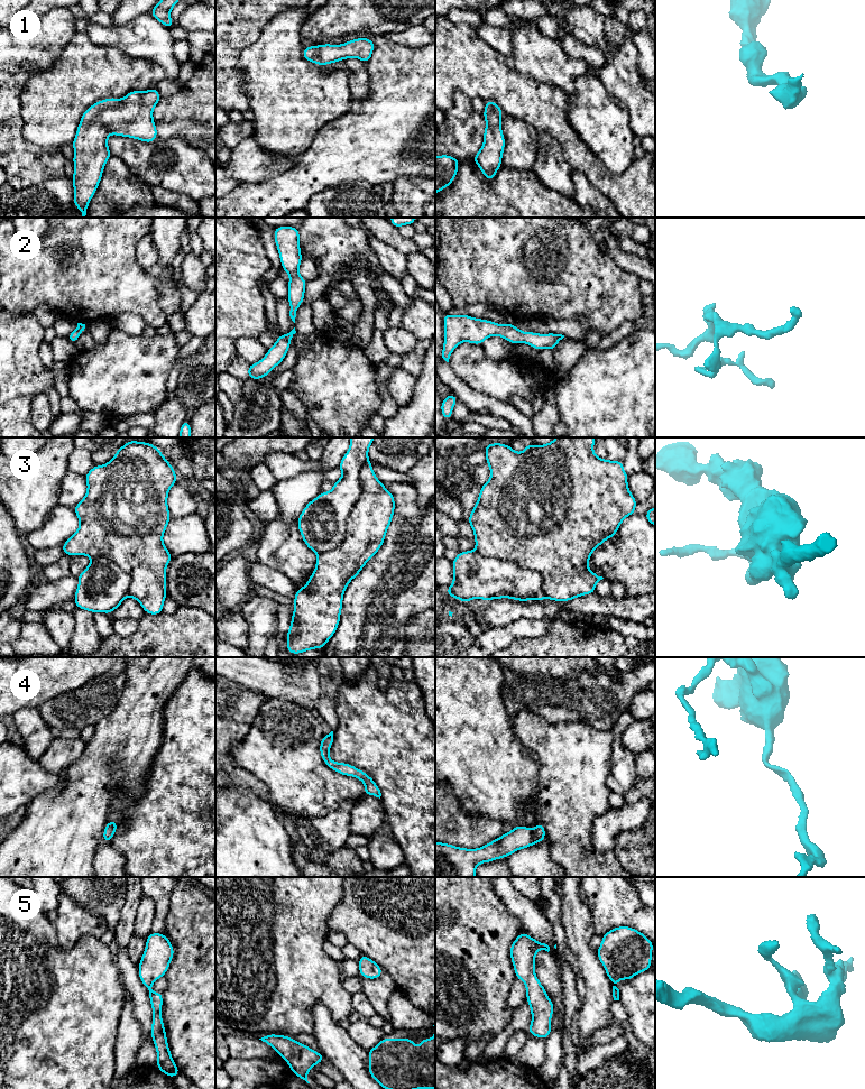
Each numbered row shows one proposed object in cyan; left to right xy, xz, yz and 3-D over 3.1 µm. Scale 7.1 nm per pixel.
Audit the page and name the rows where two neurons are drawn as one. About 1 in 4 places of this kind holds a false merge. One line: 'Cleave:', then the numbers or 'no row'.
Cleave: 3

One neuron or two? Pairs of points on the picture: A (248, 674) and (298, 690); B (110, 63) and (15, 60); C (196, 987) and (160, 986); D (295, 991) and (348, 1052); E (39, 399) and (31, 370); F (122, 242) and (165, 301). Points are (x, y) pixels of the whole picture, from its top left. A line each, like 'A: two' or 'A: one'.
A: one
B: two
C: two
D: two
E: two
F: two

